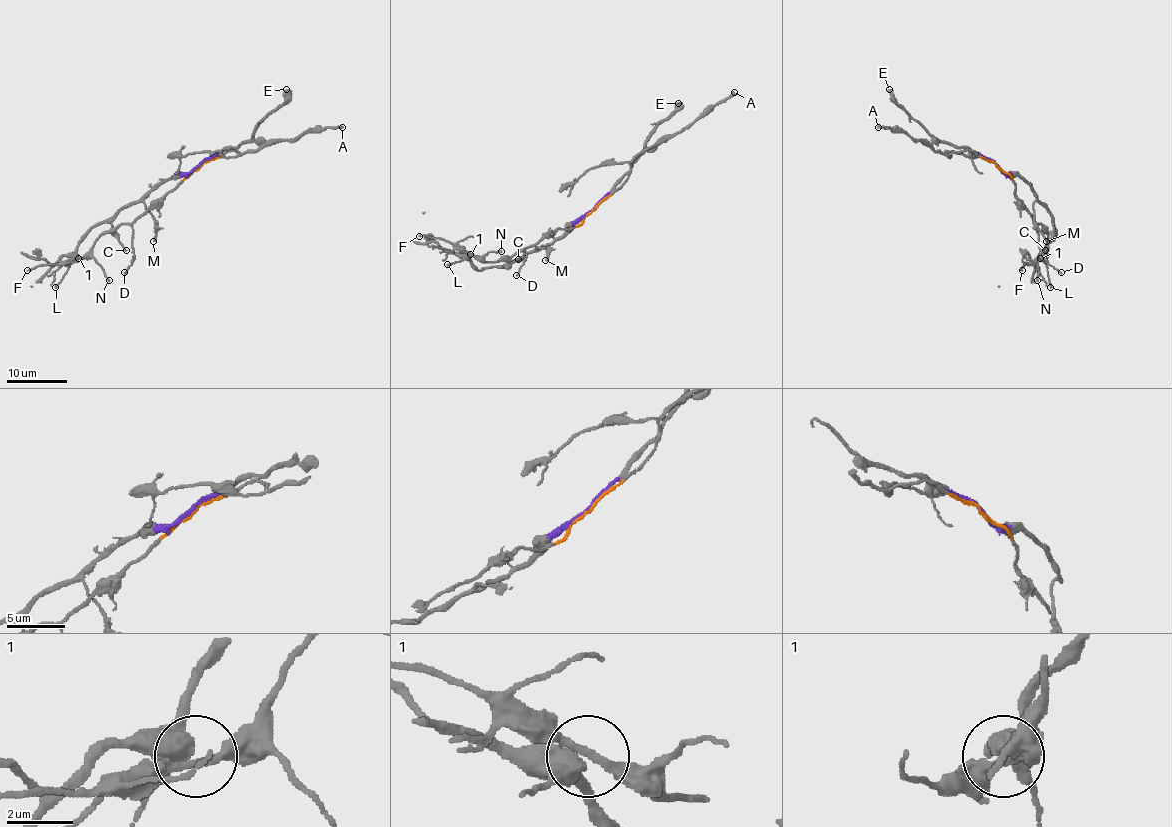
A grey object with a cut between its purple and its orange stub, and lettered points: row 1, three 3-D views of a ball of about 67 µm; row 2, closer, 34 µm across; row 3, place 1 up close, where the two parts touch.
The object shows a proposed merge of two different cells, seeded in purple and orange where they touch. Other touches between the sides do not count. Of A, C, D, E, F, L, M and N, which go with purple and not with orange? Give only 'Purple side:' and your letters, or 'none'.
Purple side: C, E, L, M

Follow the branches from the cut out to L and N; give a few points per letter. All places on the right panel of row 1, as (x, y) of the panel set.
L: (995, 166), (1001, 172), (1015, 172), (1030, 185), (1051, 214), (1055, 237), (1045, 249), (1051, 288)
N: (995, 166), (1012, 178), (1019, 202), (1048, 234), (1048, 246), (1037, 262), (1037, 280)

